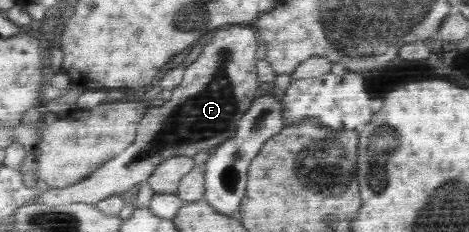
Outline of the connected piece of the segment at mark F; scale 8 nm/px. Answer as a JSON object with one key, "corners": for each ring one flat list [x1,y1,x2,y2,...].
{"corners":[[240,24,223,29,223,31,217,31,213,35,211,43,203,49,203,53,189,67,185,68,181,83,172,90,171,99,162,106,146,108,146,115,138,127,137,137,129,147,126,147,121,154,118,154,105,165,98,167,89,178,85,178,82,182,64,188,51,188,50,190,44,190,40,186,40,193,36,195,32,203,45,204,49,207,69,205,70,203,96,205,97,202,110,198,112,195,124,196,133,186,145,183,166,159,181,155,193,158,197,153,201,153,201,151,211,152,220,143,235,137,238,129,237,123,240,123,241,115,250,109,249,105,259,91,259,79,257,79,257,69,255,69,257,49,259,49,257,37,248,25]]}

